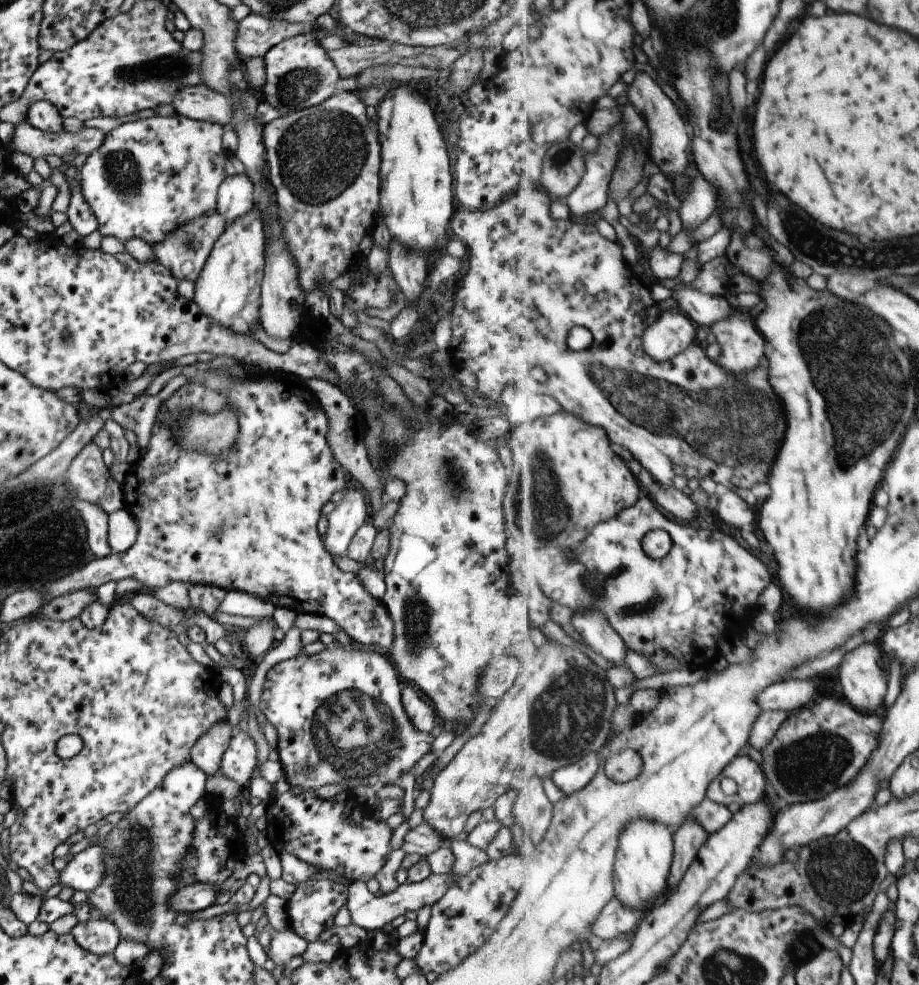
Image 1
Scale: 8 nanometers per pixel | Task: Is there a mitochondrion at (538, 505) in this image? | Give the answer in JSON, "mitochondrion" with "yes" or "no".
{"mitochondrion":"yes"}

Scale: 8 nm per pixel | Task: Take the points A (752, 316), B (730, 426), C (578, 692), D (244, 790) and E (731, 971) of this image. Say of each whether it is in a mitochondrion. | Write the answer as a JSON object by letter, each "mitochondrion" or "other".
{"A":"other","B":"mitochondrion","C":"mitochondrion","D":"other","E":"mitochondrion"}

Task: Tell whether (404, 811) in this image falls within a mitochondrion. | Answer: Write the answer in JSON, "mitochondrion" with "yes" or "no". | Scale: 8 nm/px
{"mitochondrion":"no"}

